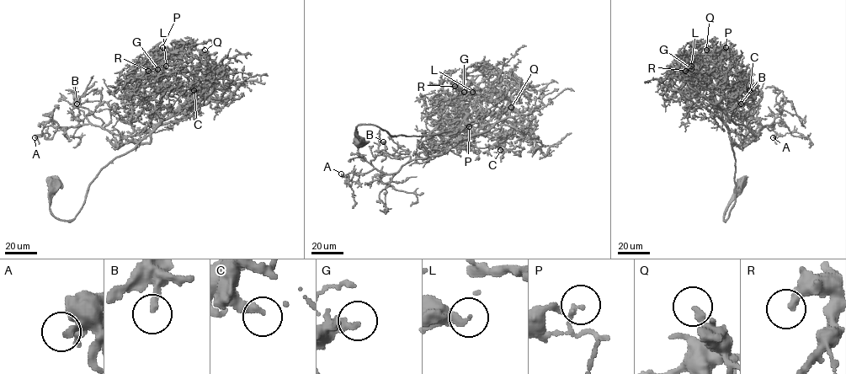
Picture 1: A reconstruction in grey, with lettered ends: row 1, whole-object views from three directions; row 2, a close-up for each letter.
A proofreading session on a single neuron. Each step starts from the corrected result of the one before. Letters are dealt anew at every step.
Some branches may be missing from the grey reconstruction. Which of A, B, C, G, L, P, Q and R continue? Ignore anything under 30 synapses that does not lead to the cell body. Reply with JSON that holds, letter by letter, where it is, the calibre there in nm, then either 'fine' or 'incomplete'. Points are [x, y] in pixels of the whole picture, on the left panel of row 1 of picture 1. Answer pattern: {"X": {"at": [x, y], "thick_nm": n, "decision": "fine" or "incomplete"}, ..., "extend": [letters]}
{"A": {"at": [34, 137], "thick_nm": 240, "decision": "fine"}, "B": {"at": [77, 104], "thick_nm": 220, "decision": "fine"}, "C": {"at": [194, 90], "thick_nm": 240, "decision": "fine"}, "G": {"at": [157, 69], "thick_nm": 300, "decision": "fine"}, "L": {"at": [166, 66], "thick_nm": 240, "decision": "fine"}, "P": {"at": [162, 47], "thick_nm": 200, "decision": "fine"}, "Q": {"at": [204, 50], "thick_nm": 240, "decision": "fine"}, "R": {"at": [148, 71], "thick_nm": 360, "decision": "fine"}, "extend": []}

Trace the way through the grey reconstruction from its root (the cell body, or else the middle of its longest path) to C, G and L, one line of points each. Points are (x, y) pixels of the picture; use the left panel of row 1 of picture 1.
C: (51, 184), (50, 211), (71, 220), (96, 174), (156, 125), (158, 108), (200, 113), (184, 94), (194, 90)
G: (51, 184), (50, 211), (71, 220), (96, 174), (158, 123), (160, 90), (156, 68), (151, 66), (157, 69)
L: (51, 184), (50, 211), (71, 220), (96, 174), (158, 123), (156, 69), (166, 66)

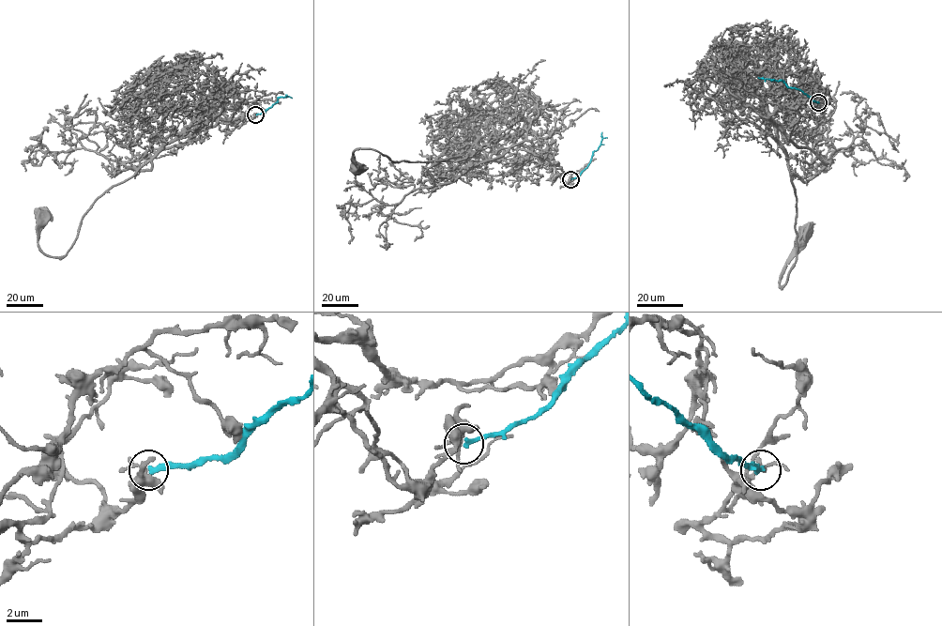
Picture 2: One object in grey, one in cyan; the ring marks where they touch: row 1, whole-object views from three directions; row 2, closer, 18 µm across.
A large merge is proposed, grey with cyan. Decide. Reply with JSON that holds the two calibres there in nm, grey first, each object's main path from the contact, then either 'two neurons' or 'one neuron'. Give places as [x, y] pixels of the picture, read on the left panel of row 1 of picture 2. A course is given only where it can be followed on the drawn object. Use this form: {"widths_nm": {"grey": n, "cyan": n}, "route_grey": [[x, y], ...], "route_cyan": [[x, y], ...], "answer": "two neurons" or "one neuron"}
{"widths_nm": {"grey": 200, "cyan": 280}, "route_grey": [[255, 114], [225, 123], [202, 112], [132, 176], [96, 201], [63, 255], [48, 256], [40, 249], [39, 216]], "route_cyan": [[255, 114], [264, 113], [279, 98], [287, 95]], "answer": "two neurons"}

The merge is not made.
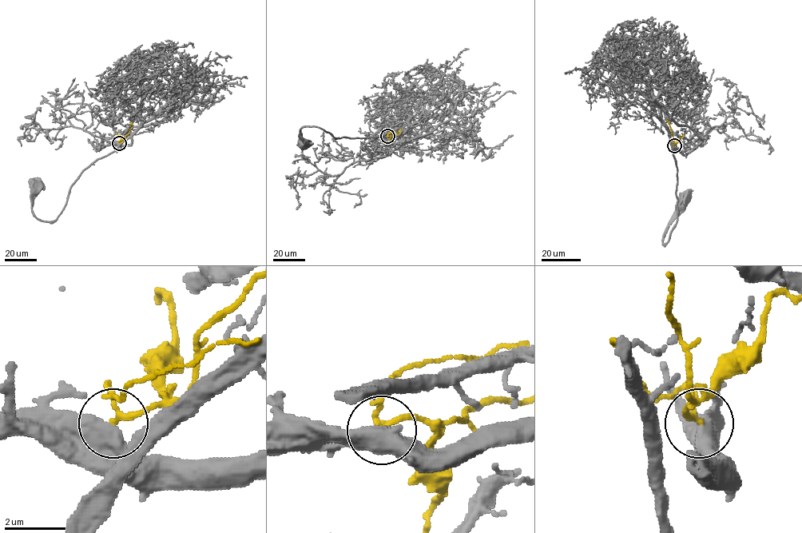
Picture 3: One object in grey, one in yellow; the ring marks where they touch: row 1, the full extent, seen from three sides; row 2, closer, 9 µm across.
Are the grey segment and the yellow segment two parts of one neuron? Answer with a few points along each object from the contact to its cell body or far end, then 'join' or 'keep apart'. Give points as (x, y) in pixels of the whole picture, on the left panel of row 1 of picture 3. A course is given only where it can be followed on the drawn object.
grey runs (119, 143), (129, 145), (131, 137), (82, 172), (55, 220), (40, 220), (33, 214), (33, 185); yellow runs (119, 143), (129, 133), (130, 124); keep apart

